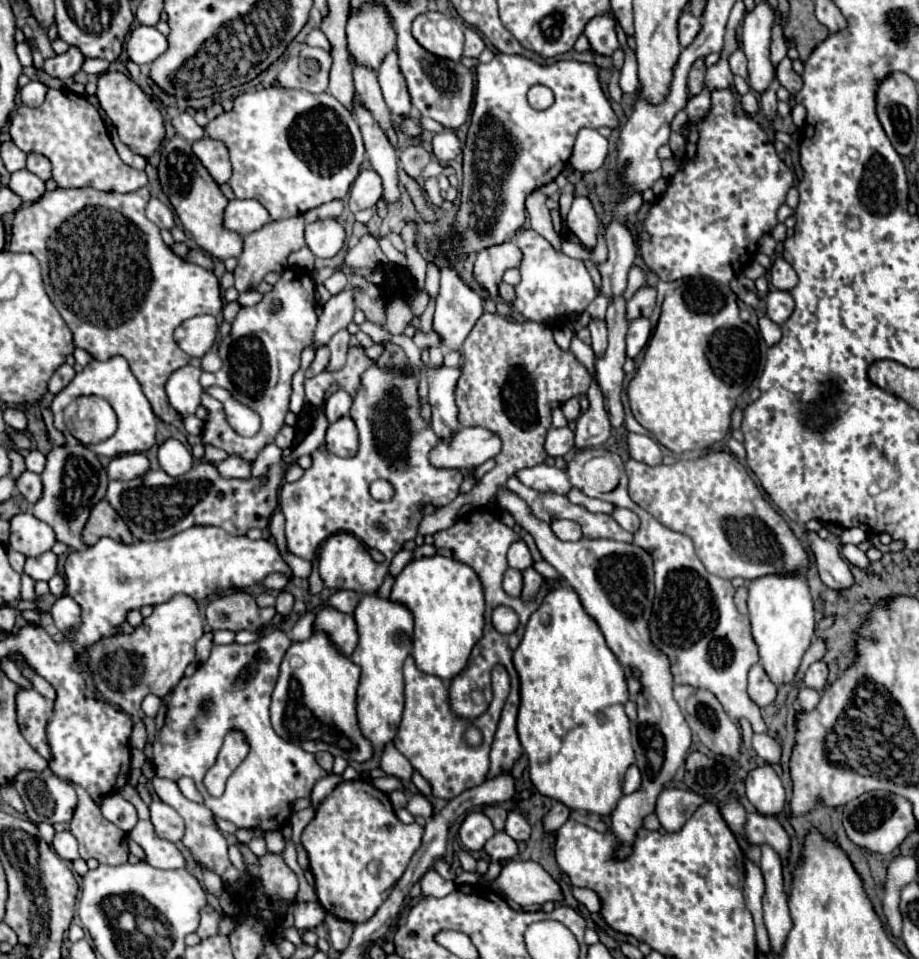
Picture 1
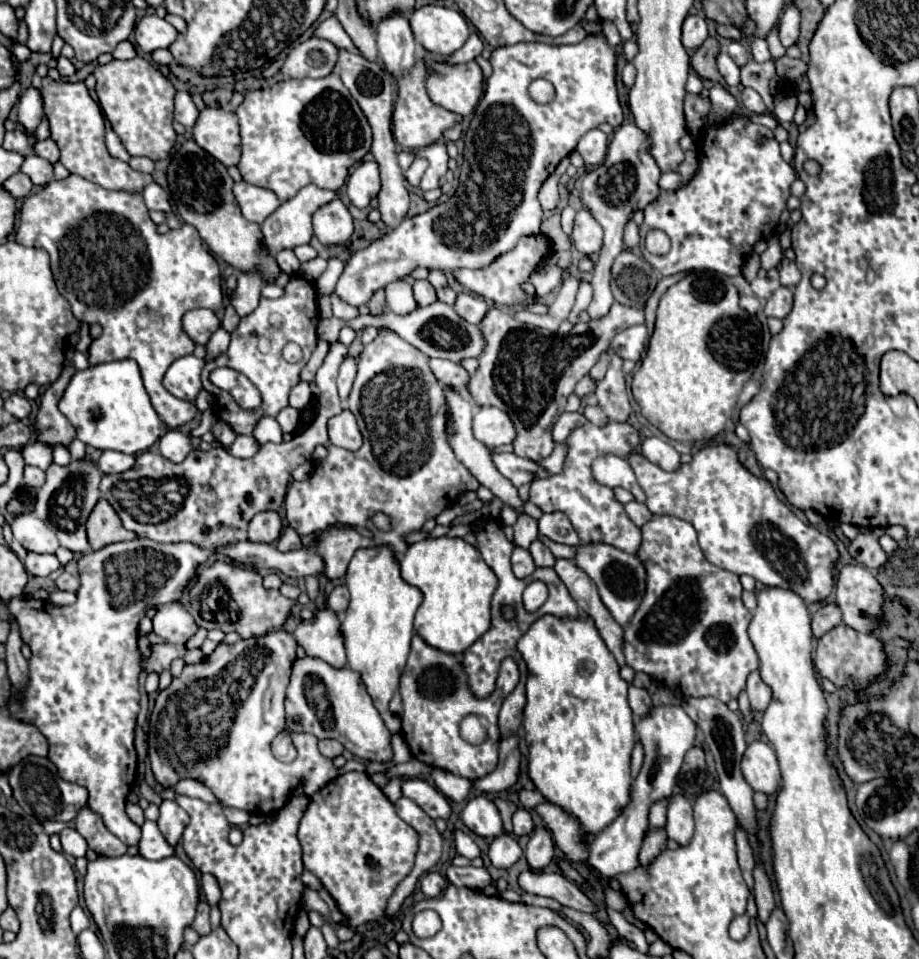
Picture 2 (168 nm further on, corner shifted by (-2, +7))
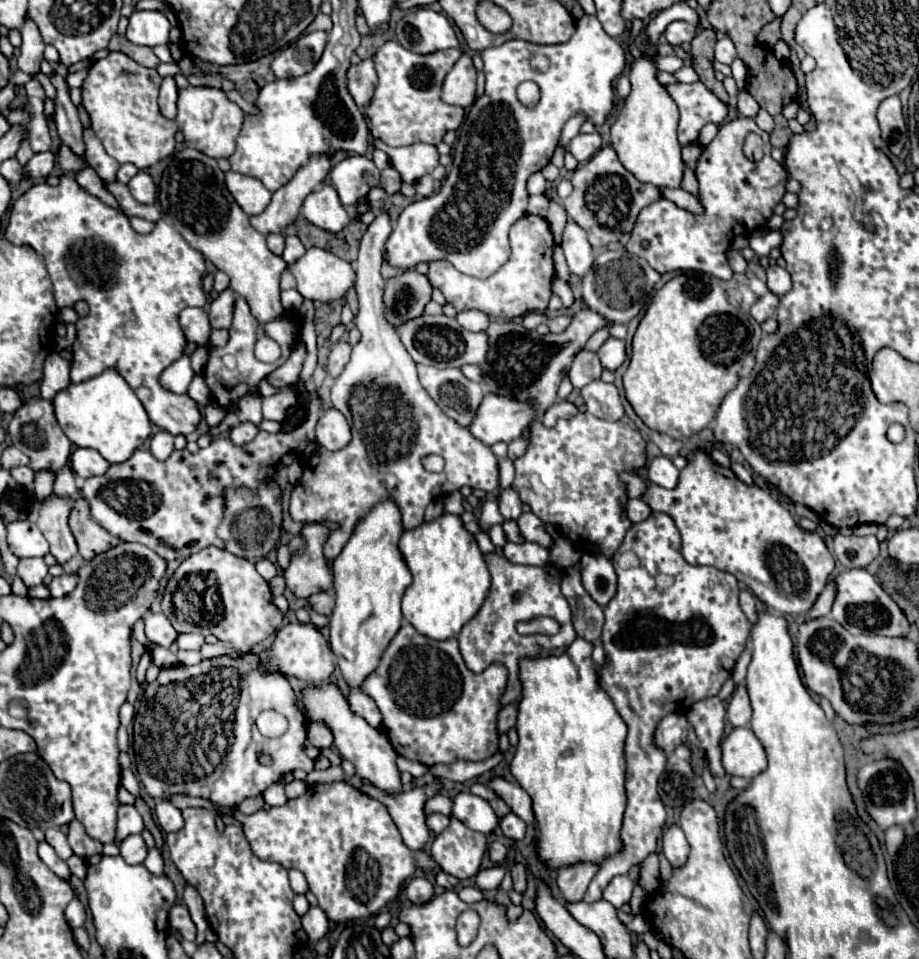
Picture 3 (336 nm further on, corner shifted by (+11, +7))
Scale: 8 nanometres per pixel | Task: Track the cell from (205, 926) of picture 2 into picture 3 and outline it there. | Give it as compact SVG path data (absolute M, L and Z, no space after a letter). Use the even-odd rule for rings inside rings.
M176 904L170 910L170 926L176 928L184 940L194 940L196 938L196 926L190 918L190 912L184 904Z

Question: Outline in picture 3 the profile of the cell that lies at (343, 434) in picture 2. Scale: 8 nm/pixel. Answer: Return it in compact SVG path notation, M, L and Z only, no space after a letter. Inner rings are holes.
M330 408L324 412L324 416L318 420L316 426L316 440L326 450L340 450L350 442L350 426L342 412L336 408Z

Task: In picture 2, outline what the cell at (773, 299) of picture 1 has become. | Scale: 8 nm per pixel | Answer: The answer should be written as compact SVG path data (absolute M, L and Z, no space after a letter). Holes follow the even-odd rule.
M781 286L767 300L767 304L765 304L765 316L773 316L773 318L781 318L783 320L791 312L791 306L793 306L793 290Z

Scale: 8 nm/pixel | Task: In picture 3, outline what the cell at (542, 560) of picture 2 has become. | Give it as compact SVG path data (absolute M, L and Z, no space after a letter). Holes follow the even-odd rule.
M510 520L510 522L504 522L502 528L504 528L506 538L508 538L510 542L516 542L516 544L522 544L522 542L524 542L524 538L522 538L522 534L520 534L516 522L512 522L512 520Z

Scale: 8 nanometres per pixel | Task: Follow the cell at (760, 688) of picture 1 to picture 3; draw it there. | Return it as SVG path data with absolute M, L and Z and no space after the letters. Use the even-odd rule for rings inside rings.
M738 686L732 694L732 700L728 704L728 720L734 726L746 726L752 718L752 706L750 706L750 698L746 692L746 686Z

